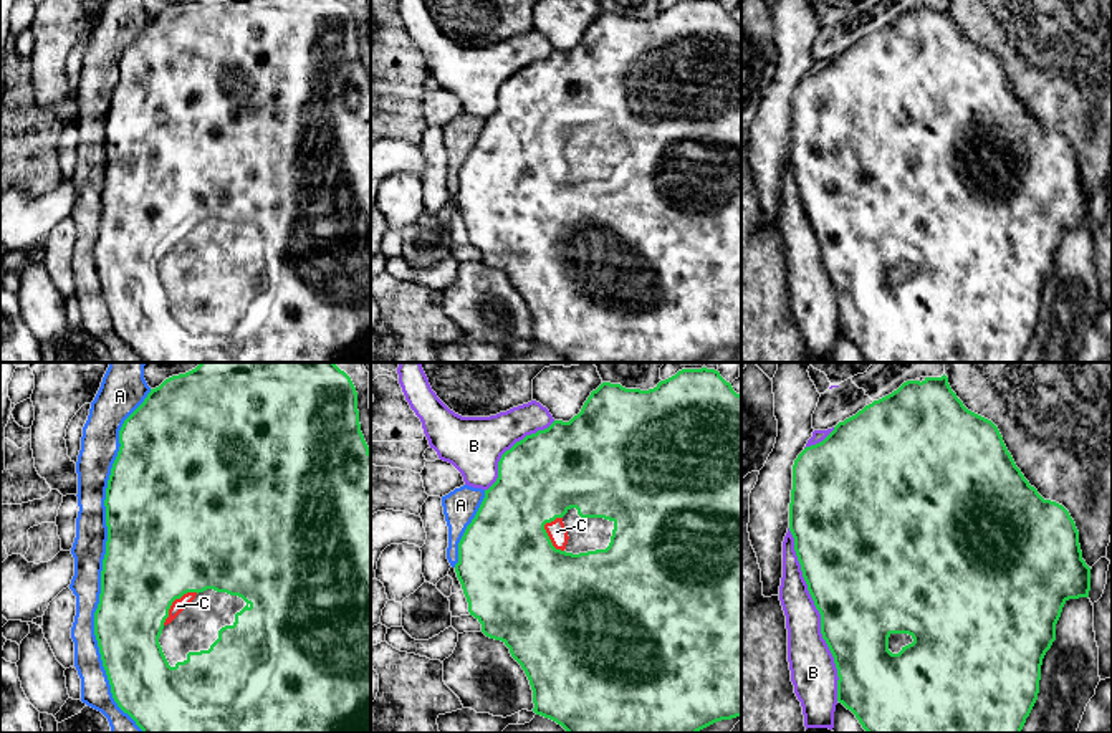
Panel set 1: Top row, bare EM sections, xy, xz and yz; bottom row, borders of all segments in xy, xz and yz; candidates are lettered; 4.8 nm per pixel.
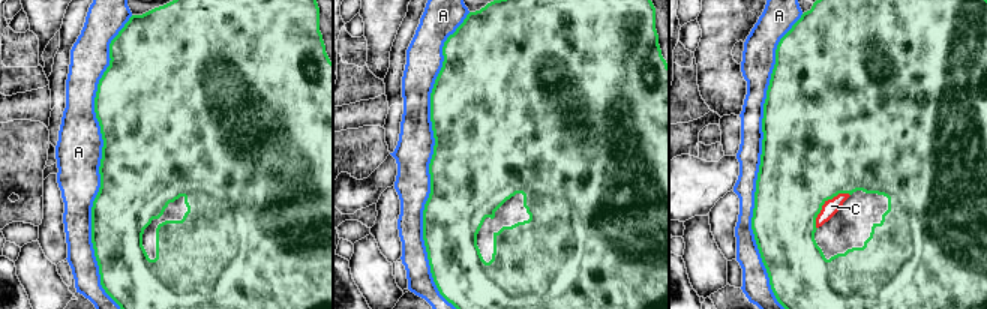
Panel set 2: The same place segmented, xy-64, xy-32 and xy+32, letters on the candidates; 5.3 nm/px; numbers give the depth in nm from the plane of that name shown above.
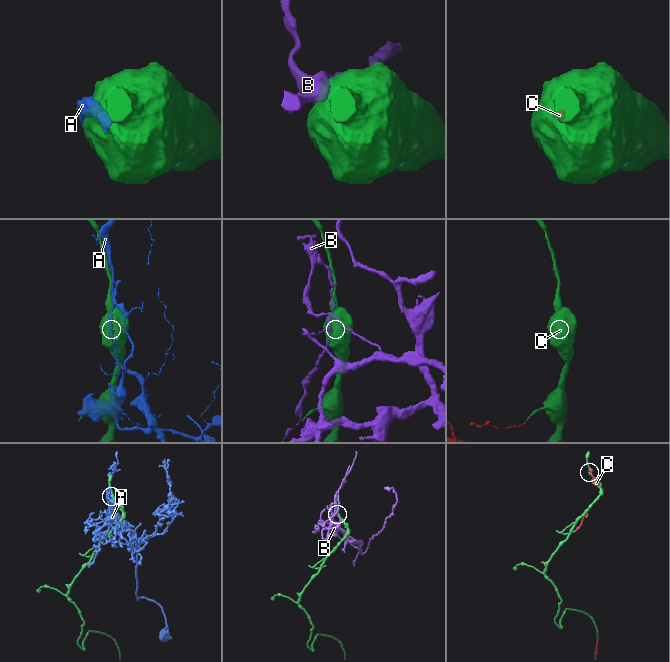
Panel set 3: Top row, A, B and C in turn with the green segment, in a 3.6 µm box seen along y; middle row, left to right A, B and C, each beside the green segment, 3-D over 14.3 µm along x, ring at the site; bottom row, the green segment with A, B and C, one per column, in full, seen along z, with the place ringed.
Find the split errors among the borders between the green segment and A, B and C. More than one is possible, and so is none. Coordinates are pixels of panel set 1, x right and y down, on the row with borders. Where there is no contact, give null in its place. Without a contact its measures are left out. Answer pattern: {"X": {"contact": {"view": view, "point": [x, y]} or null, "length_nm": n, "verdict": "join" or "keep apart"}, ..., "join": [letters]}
{"A": {"contact": {"view": "xy", "point": [103, 561]}, "length_nm": 1650, "verdict": "keep apart"}, "B": {"contact": {"view": "yz", "point": [819, 613]}, "length_nm": 850, "verdict": "keep apart"}, "C": {"contact": {"view": "xz", "point": [546, 535]}, "length_nm": 180, "verdict": "join"}, "join": ["C"]}

